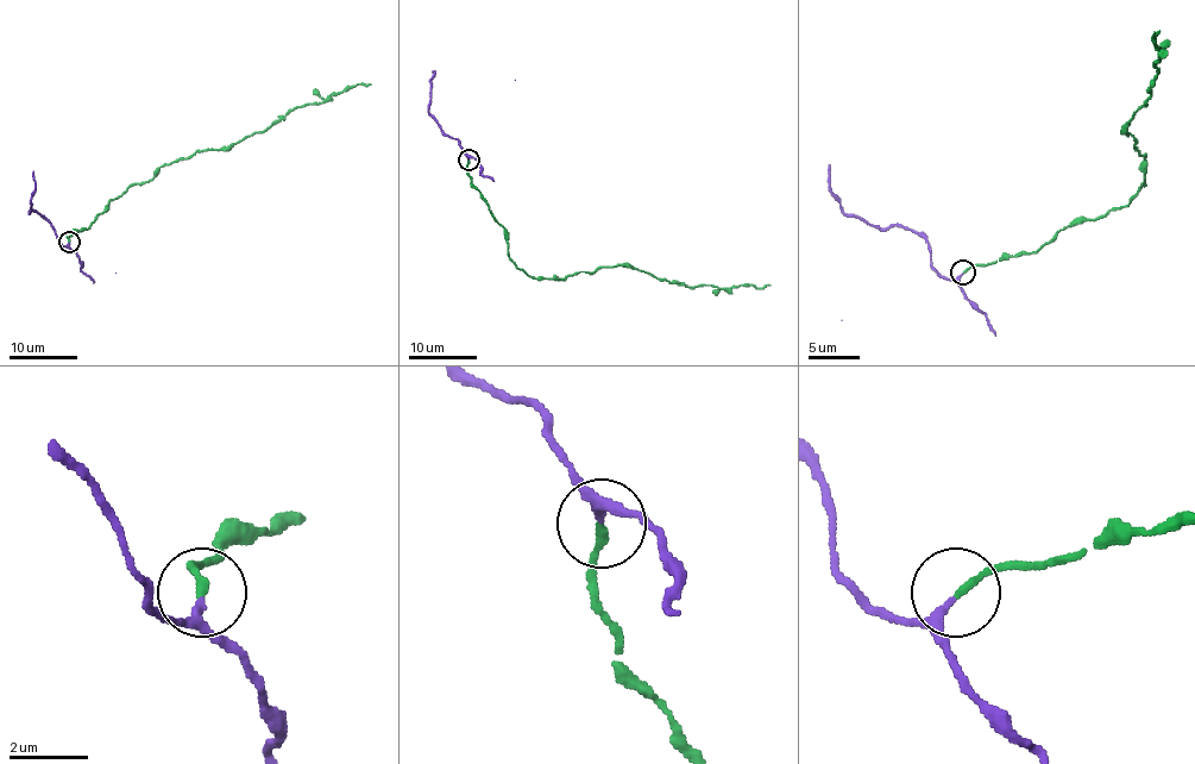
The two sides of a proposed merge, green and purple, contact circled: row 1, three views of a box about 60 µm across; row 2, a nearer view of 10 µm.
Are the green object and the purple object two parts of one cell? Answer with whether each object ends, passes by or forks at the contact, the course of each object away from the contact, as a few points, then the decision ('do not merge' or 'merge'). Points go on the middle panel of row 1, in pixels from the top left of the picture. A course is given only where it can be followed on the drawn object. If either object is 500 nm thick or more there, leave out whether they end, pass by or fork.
green ends; purple passes by; course green (469, 160), (471, 183), (504, 229), (509, 260), (532, 277), (630, 265), (692, 286), (771, 285); course purple (469, 160), (428, 112), (433, 70); merge

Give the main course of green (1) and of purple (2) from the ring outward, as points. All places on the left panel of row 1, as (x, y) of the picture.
1: (69, 240), (109, 200), (149, 181), (164, 164), (197, 151), (231, 149), (293, 108), (371, 83)
2: (69, 243), (62, 246), (52, 226), (41, 214), (29, 212), (36, 187), (33, 171)

